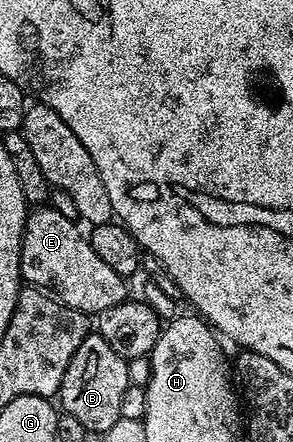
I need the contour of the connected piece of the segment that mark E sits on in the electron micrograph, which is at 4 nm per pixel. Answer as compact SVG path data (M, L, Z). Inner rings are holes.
M52 205L34 206L25 216L25 228L21 238L21 277L26 284L52 293L72 311L84 311L90 317L97 317L102 311L111 309L127 299L127 283L95 253L86 232L81 232L77 226L74 220L63 217L63 213L56 211Z

